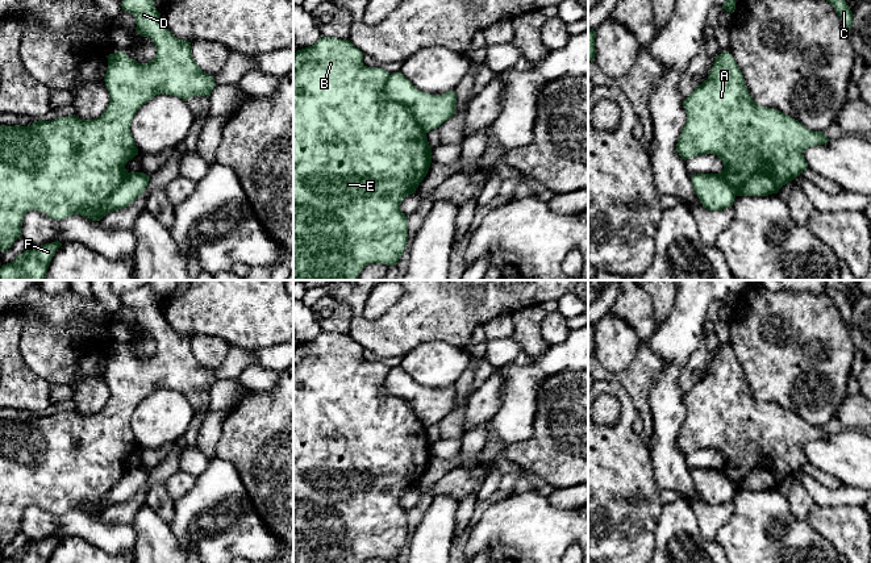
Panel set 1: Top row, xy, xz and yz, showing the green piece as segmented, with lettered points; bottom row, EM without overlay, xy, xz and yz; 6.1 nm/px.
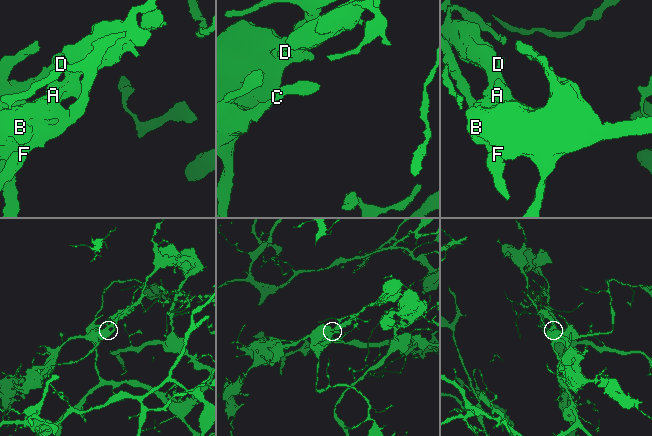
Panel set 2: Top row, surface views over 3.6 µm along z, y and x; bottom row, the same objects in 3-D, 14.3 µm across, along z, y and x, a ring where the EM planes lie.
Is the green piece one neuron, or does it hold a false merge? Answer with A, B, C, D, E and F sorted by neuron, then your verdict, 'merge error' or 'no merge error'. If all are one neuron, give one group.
A B C D E / F; merge error

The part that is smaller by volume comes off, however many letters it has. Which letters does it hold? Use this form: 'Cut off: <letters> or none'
Cut off: F

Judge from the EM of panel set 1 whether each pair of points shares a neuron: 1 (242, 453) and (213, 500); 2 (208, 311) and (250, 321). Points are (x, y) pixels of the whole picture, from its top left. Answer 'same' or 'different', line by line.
1: different
2: same

